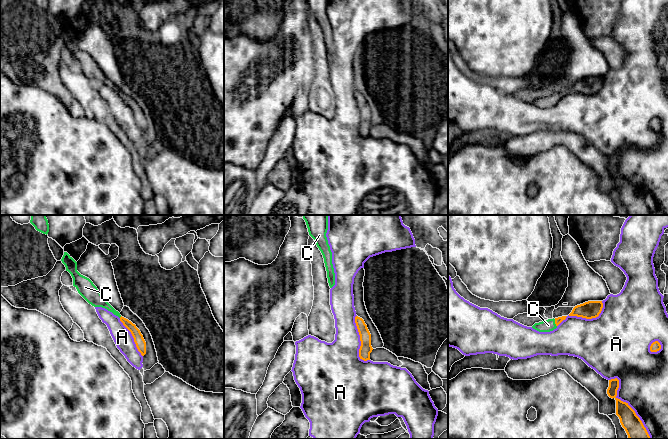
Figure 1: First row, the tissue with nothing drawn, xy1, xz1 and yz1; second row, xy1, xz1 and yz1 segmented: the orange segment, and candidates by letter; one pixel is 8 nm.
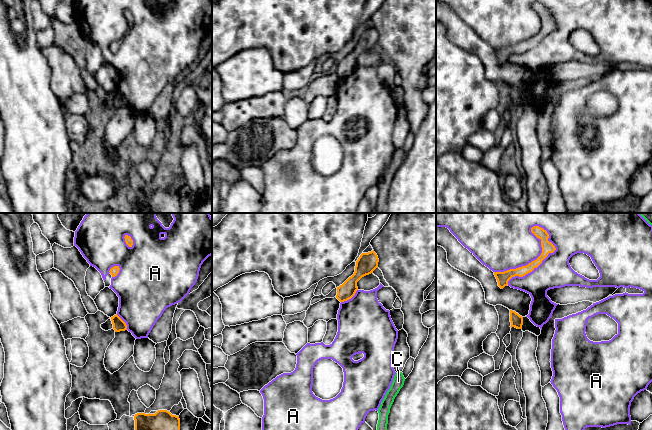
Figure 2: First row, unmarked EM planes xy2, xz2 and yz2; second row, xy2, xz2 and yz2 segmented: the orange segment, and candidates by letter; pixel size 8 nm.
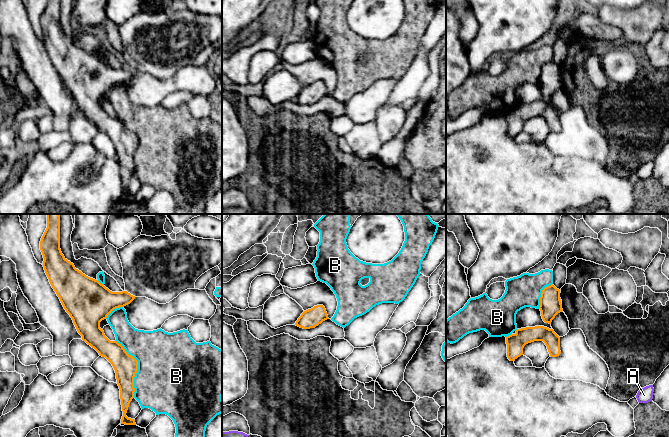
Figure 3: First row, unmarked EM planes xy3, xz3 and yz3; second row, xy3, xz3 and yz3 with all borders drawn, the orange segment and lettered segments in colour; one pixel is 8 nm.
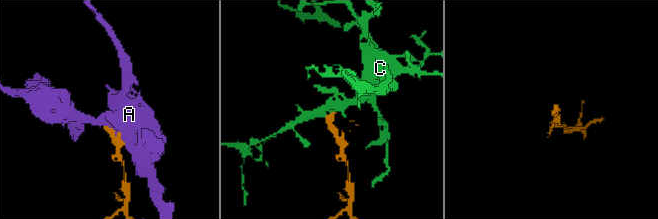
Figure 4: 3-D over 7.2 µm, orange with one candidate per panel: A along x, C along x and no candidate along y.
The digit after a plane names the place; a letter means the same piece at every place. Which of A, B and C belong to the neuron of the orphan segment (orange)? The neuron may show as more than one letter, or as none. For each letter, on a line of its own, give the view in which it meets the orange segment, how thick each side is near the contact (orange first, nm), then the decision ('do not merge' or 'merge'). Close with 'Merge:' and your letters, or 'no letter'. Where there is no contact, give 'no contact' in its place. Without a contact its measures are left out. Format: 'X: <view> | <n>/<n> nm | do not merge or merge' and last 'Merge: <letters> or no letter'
A: yz2 | 100/360 nm | do not merge
B: xy3 | 190/500 nm | do not merge
C: yz1 | 50/100 nm | merge
Merge: C

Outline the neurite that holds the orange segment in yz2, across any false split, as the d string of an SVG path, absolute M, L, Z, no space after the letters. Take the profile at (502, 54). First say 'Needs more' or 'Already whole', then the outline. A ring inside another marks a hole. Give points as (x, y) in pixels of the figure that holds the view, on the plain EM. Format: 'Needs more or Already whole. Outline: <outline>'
Already whole. Outline: M534 2L531 4L531 8L541 16L542 29L541 31L531 39L526 42L522 42L516 45L510 45L504 48L494 48L494 51L497 55L498 62L503 65L508 61L508 57L515 52L523 53L526 50L532 48L537 44L542 37L548 32L549 29L553 29L556 24L555 22L548 17L549 10L546 6L539 2Z

